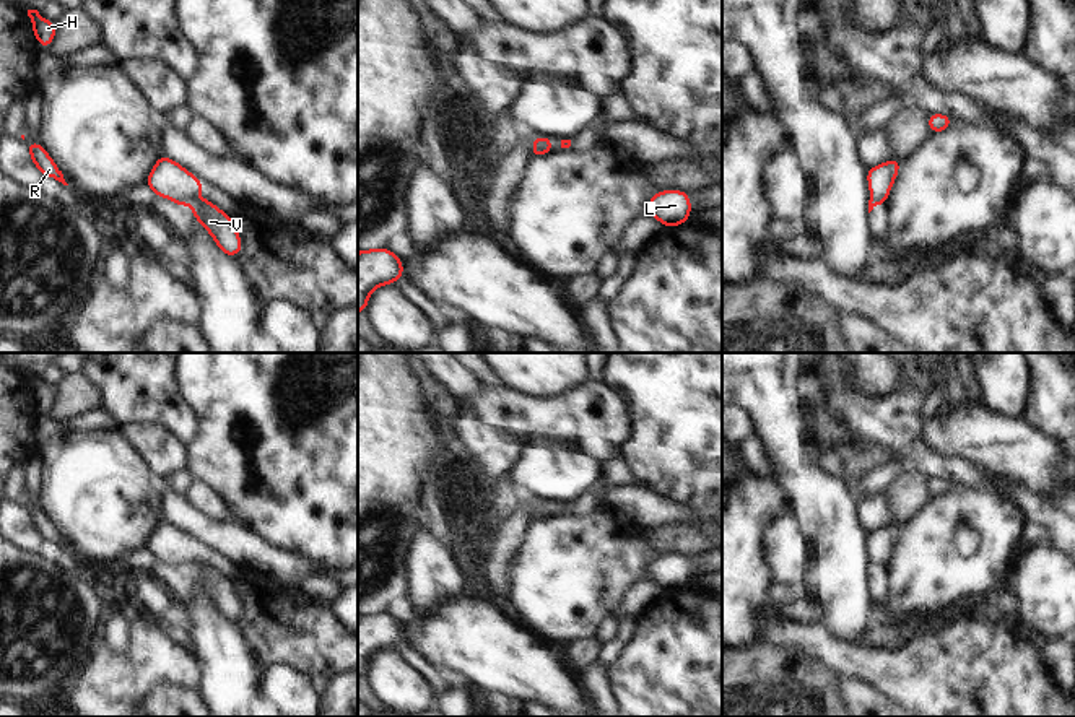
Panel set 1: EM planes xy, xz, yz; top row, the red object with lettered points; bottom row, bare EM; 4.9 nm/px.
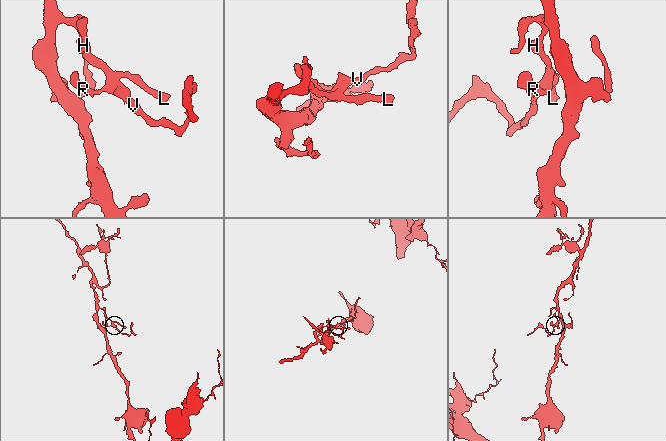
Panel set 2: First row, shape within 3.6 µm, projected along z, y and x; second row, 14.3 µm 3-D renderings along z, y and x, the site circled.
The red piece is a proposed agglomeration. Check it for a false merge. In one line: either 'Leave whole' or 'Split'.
Split

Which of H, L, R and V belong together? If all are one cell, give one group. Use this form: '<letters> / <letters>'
H L R / V

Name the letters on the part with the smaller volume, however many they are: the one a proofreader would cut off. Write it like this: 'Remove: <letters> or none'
Remove: V

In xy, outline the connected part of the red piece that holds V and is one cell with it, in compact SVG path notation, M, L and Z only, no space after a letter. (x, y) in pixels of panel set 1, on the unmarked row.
M197 561L195 566L181 563L177 571L190 571L194 582L211 598L220 615L228 621L236 621L242 615L242 605L236 595L234 585L207 563Z

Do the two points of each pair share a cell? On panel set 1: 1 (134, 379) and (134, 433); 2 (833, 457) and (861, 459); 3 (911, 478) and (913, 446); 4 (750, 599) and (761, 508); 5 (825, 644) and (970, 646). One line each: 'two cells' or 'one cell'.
1: two cells
2: one cell
3: two cells
4: one cell
5: one cell

